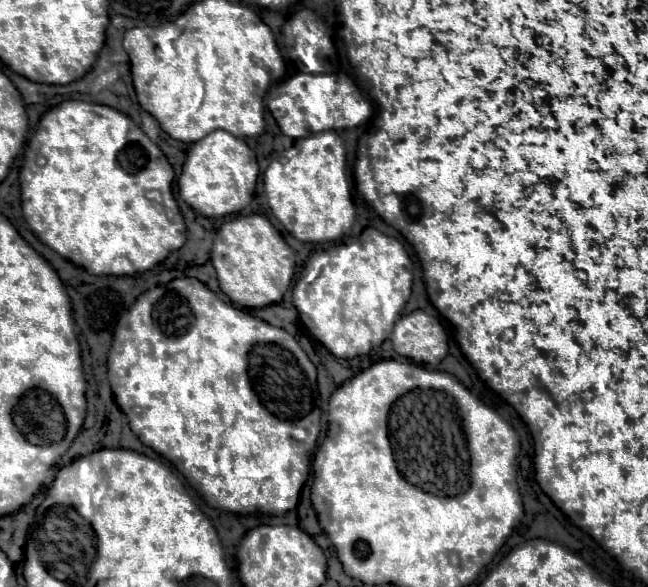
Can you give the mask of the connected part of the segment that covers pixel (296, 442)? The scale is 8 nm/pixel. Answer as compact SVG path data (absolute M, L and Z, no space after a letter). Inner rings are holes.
M177 278L169 284L157 286L145 294L141 294L131 310L119 320L117 332L113 334L113 344L107 358L107 376L111 382L111 388L115 384L115 400L119 408L127 414L131 430L137 434L137 438L153 448L157 454L167 458L171 464L177 458L179 472L187 478L193 478L193 482L209 496L217 500L217 504L227 510L240 515L251 515L255 512L267 512L267 515L283 515L297 507L301 488L311 470L311 460L317 446L320 434L321 410L317 407L317 370L313 362L307 358L303 348L297 344L297 340L283 328L275 328L267 324L261 318L255 318L247 314L245 310L235 308L233 304L223 302L217 298L215 292L211 292L203 282L197 278Z

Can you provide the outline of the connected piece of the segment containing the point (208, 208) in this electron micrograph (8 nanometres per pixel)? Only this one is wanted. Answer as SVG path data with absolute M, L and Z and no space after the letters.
M215 130L207 134L203 140L191 144L177 184L181 198L195 212L209 218L219 218L241 212L251 202L257 176L259 166L255 152L241 138L225 130Z

